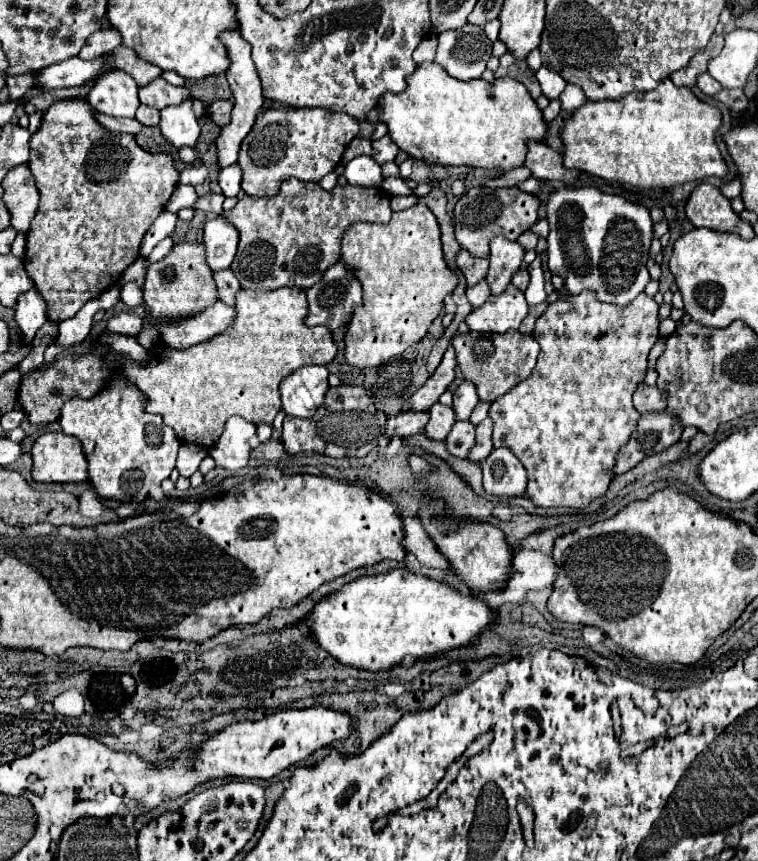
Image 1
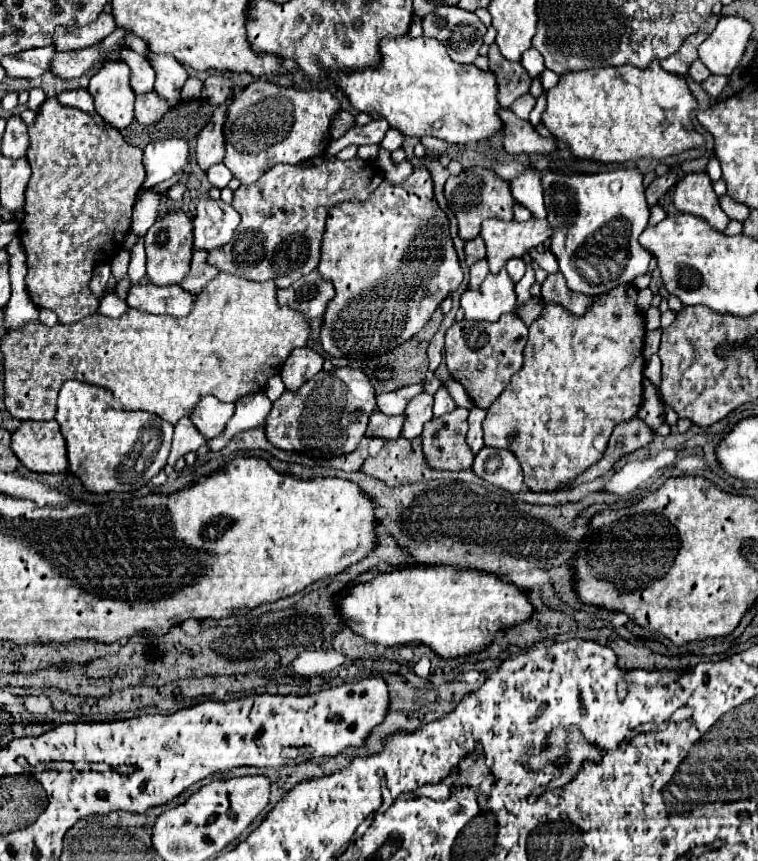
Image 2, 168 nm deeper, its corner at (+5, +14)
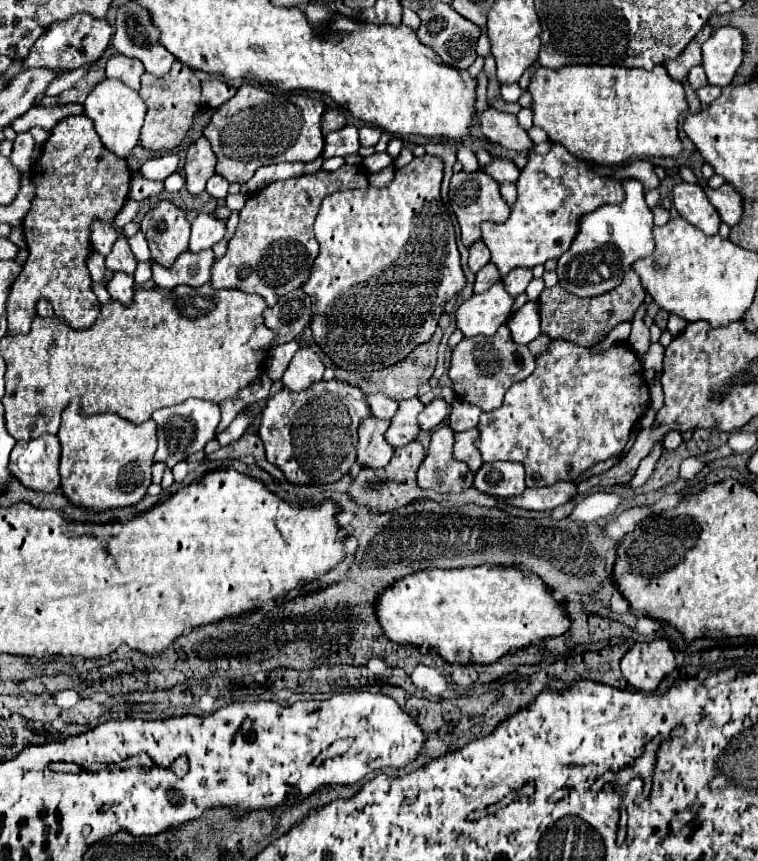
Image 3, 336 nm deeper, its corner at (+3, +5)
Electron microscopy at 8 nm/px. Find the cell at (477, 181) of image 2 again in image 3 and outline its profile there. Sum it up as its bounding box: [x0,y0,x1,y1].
[450,169,510,247]

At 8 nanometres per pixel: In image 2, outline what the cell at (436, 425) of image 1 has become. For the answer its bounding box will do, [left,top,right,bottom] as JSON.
[402,392,434,438]

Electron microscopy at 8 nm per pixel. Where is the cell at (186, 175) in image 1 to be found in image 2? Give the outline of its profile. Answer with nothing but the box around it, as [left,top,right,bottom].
[144,140,188,186]

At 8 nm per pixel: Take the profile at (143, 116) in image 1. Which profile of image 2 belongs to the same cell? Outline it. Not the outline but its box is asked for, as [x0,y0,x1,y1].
[136,94,168,124]

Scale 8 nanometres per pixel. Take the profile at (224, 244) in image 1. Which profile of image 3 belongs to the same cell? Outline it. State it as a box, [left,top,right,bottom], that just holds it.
[188,215,226,253]

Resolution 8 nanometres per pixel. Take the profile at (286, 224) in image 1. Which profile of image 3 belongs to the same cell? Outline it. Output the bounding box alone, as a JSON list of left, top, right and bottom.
[212,163,366,307]

